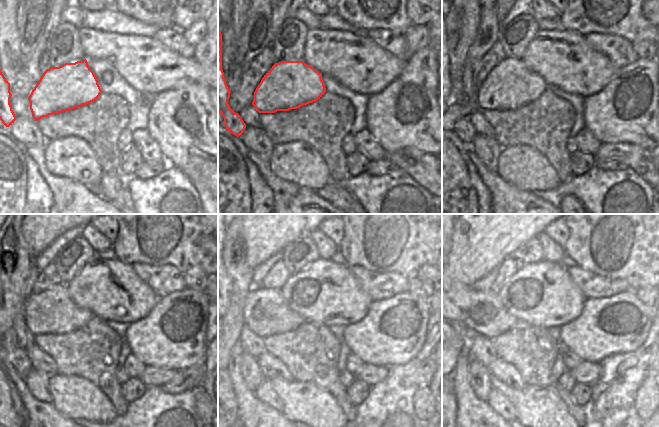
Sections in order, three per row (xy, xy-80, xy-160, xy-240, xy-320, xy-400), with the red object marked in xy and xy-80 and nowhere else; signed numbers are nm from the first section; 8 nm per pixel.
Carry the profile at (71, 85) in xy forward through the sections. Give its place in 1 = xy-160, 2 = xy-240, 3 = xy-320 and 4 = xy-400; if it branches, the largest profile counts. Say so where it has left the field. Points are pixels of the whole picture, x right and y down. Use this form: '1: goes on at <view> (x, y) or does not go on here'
1: goes on at xy-160 (510, 85)
2: goes on at xy-240 (52, 312)
3: goes on at xy-320 (266, 312)
4: goes on at xy-400 (483, 312)

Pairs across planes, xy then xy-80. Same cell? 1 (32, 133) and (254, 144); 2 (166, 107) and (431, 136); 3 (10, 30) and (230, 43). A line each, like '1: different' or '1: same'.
1: same
2: same
3: same

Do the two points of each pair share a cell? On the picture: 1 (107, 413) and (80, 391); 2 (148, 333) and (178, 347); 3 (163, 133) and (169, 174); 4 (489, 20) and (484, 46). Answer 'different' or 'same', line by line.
1: same
2: same
3: different
4: same

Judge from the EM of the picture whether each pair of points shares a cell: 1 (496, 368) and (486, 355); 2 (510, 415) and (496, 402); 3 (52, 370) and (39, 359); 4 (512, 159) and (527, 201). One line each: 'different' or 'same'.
1: different
2: same
3: same
4: different

